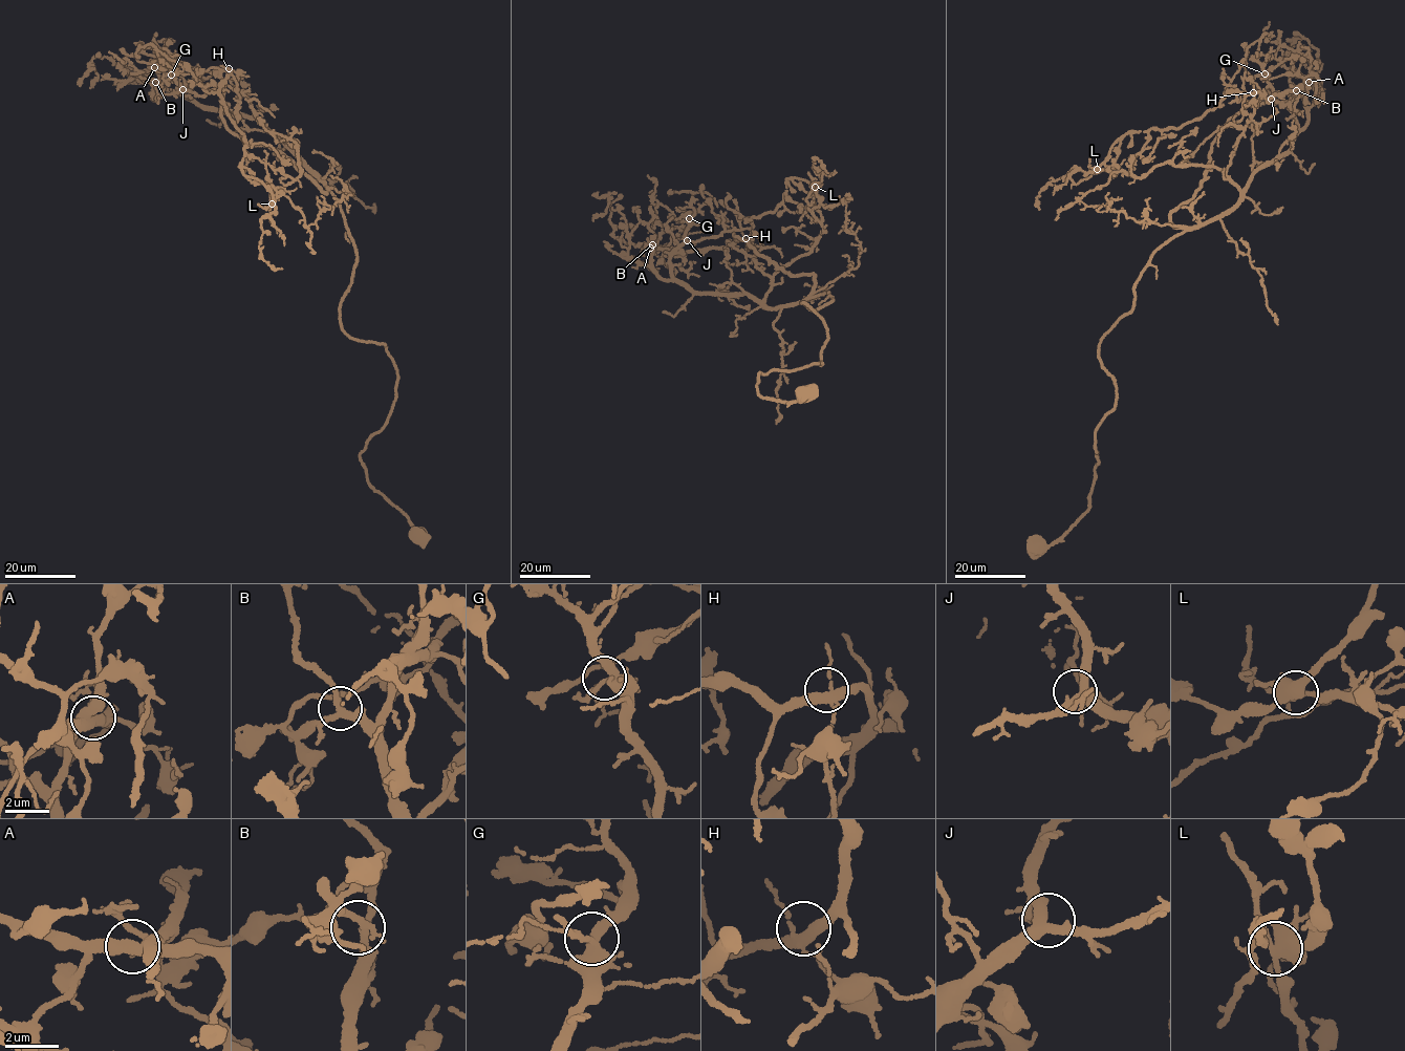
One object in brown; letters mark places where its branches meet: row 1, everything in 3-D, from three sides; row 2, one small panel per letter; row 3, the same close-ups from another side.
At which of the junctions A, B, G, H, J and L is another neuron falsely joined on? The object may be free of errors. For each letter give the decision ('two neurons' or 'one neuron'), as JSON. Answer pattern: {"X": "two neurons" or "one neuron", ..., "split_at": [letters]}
{"A": "one neuron", "B": "one neuron", "G": "one neuron", "H": "one neuron", "J": "one neuron", "L": "one neuron", "split_at": []}

